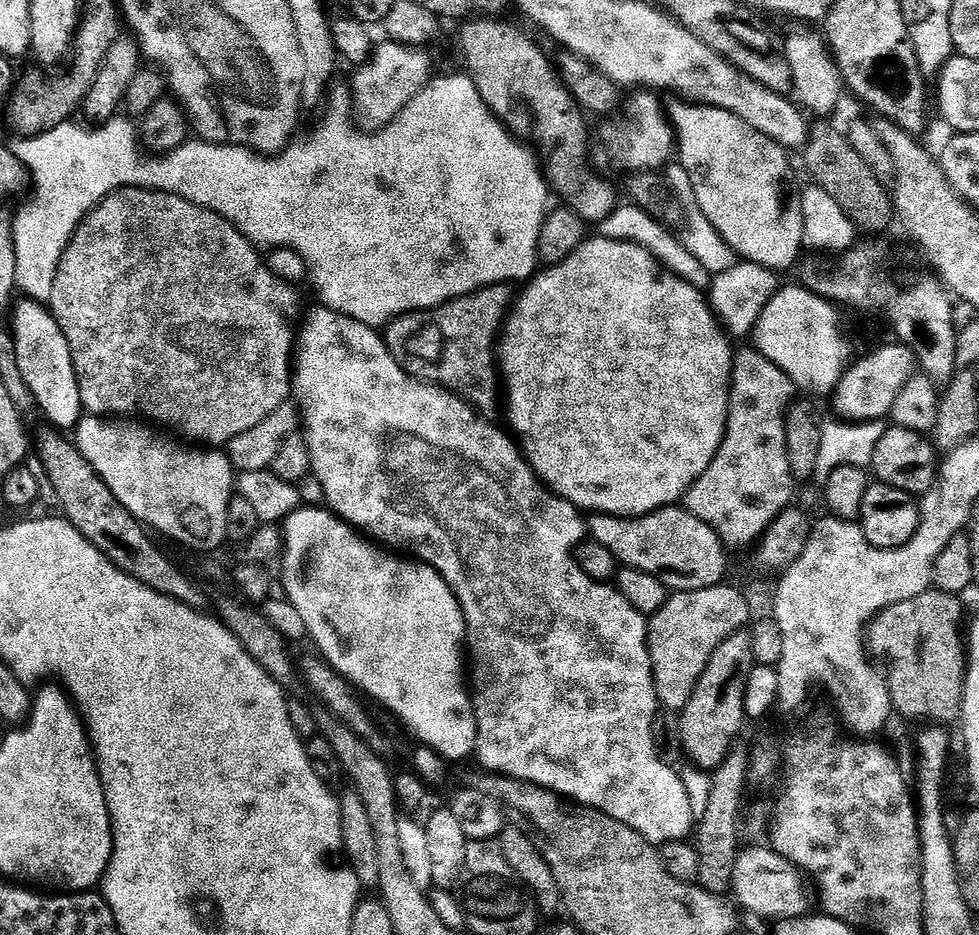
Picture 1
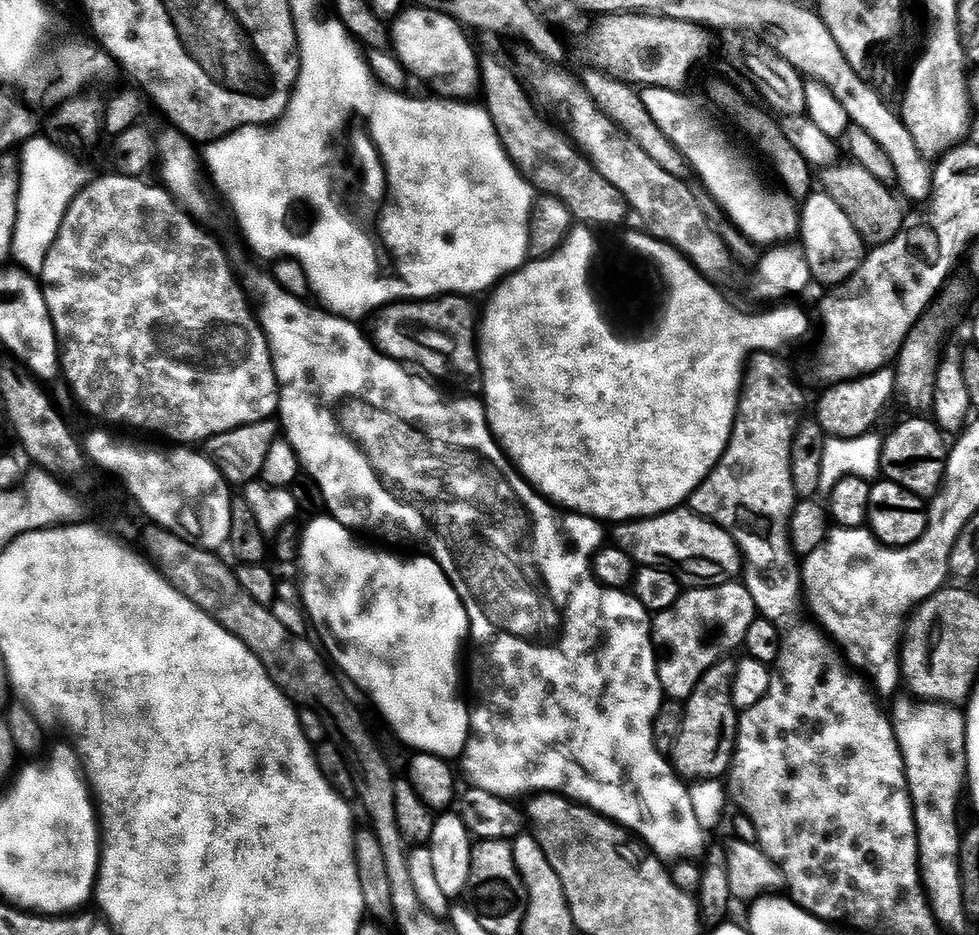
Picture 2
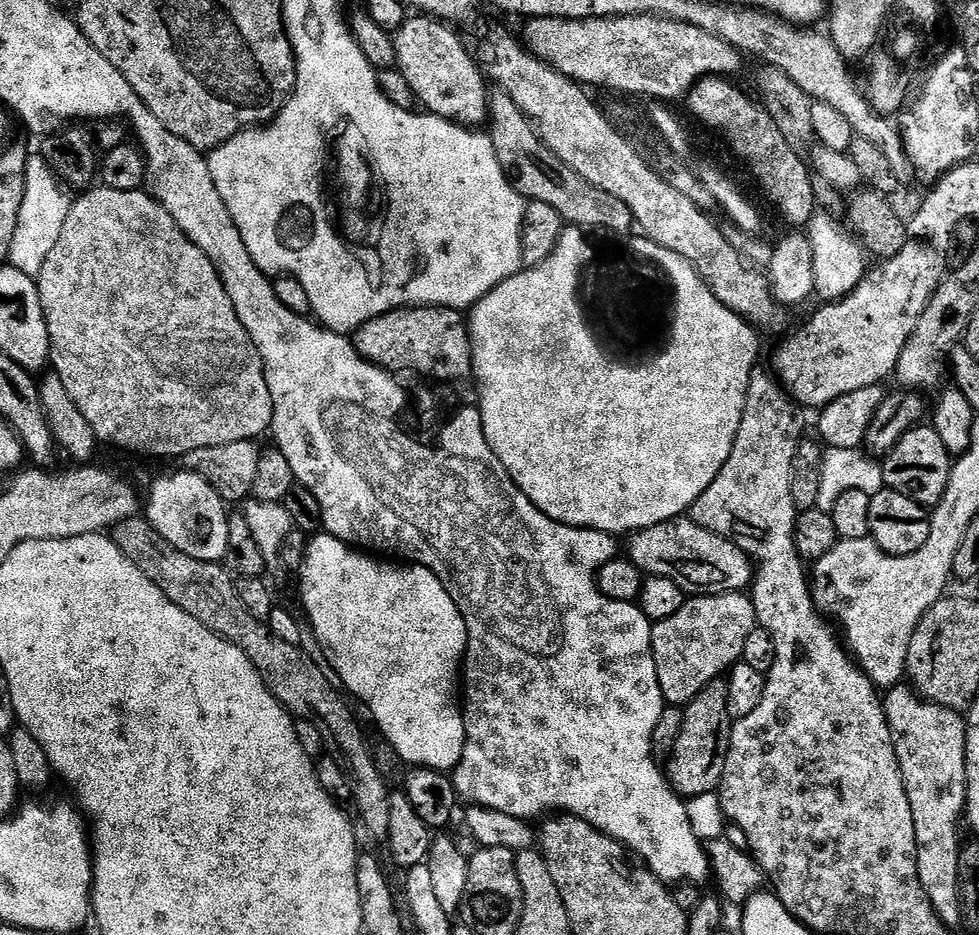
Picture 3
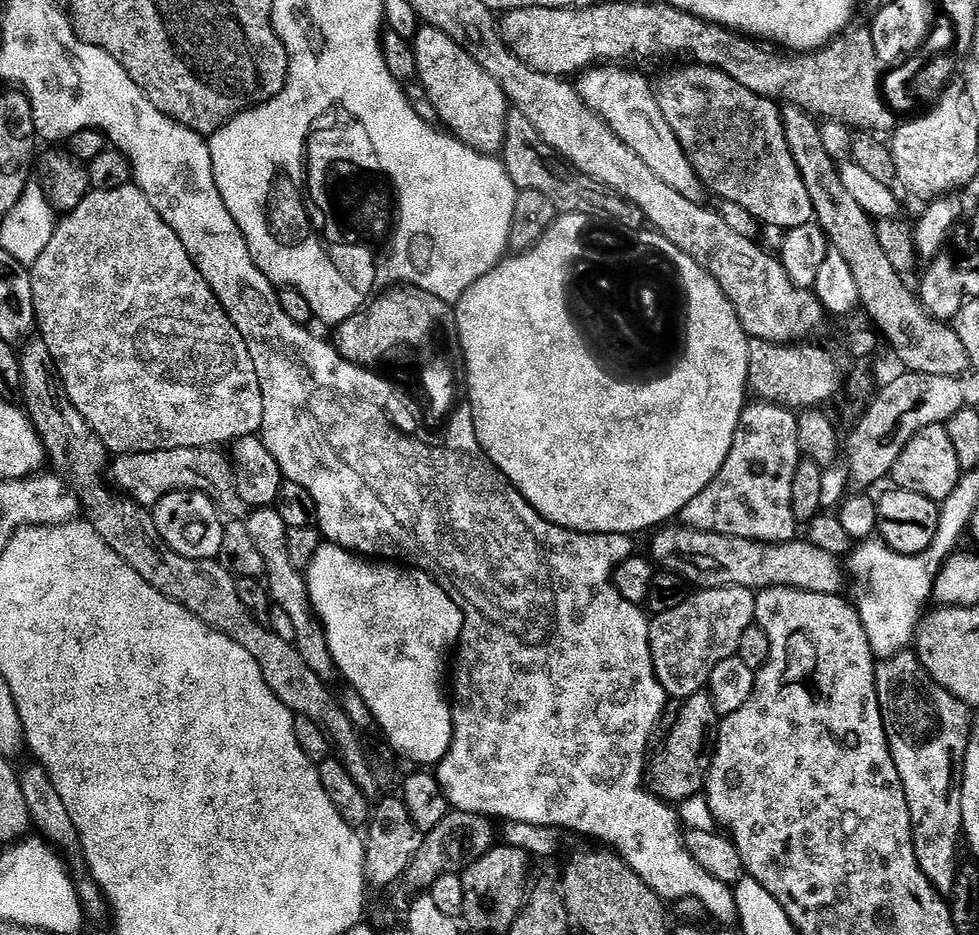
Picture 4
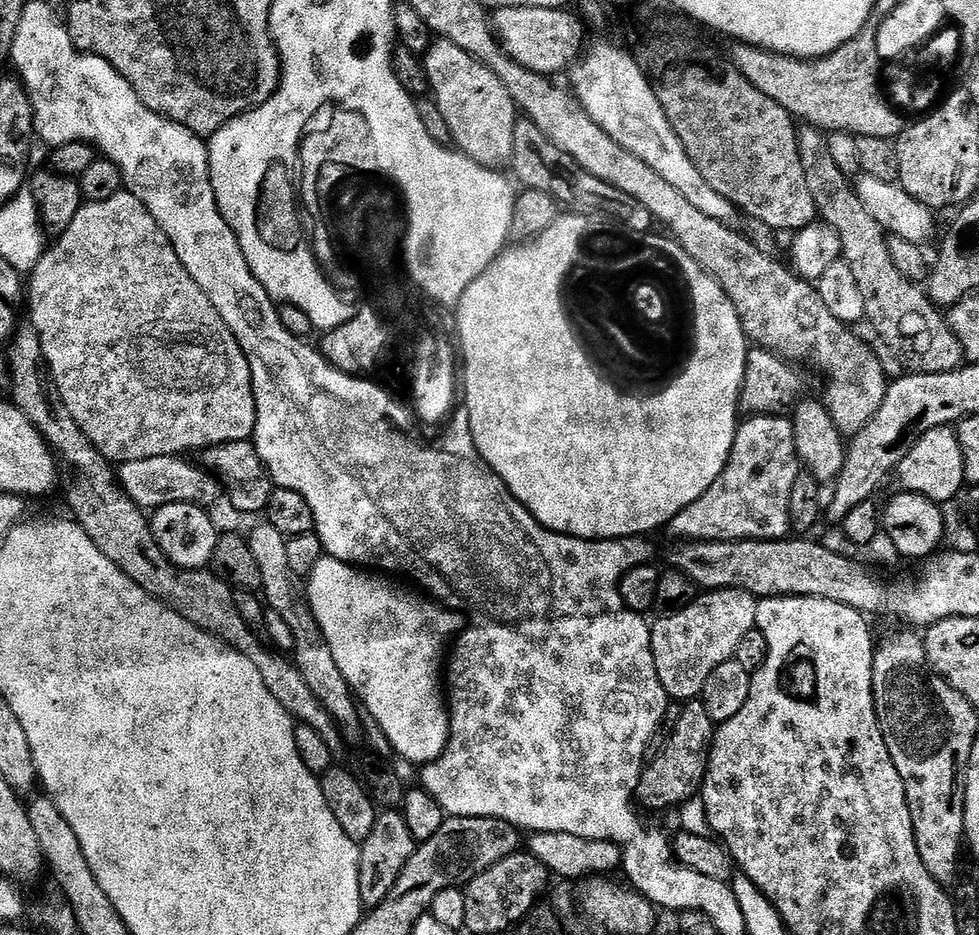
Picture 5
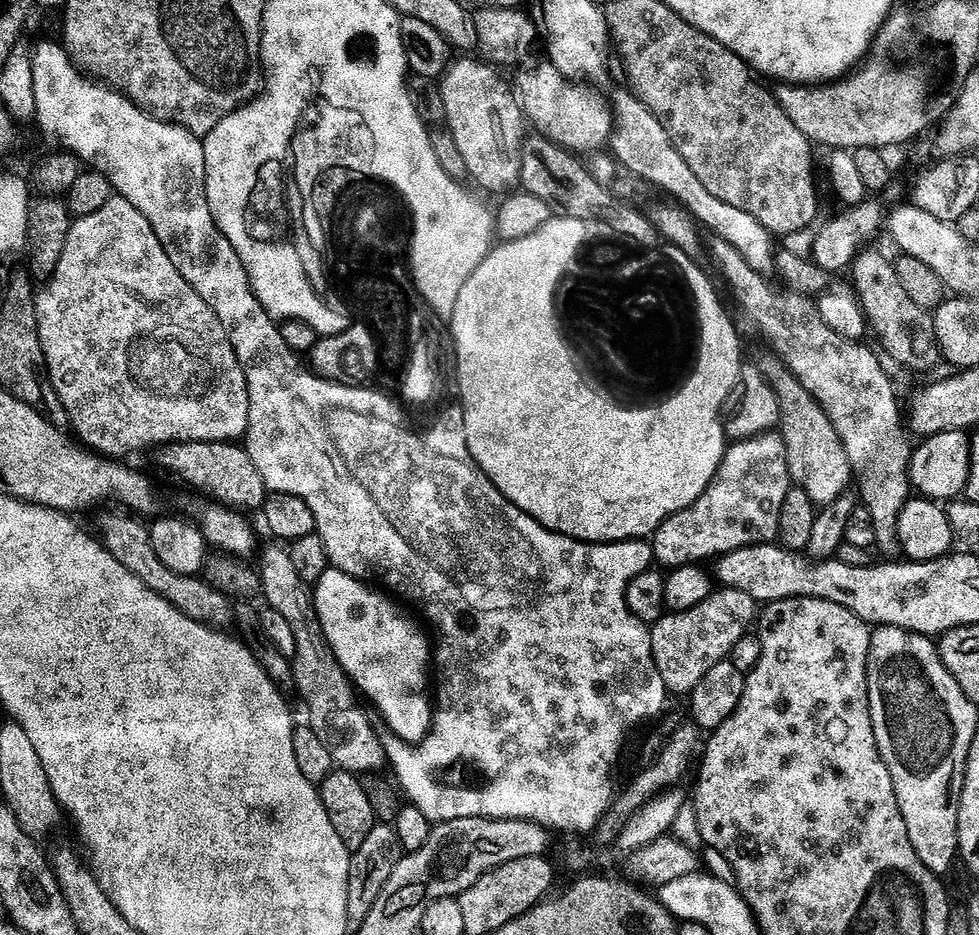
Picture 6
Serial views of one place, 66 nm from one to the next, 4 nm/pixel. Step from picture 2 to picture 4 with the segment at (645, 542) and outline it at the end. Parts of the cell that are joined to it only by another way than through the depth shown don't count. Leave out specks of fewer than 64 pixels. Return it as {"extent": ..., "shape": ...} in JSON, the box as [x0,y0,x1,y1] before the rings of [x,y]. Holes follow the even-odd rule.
{"extent":[651,526,846,596],"shape":[[[664,526],[655,533],[651,559],[663,571],[680,577],[697,589],[705,588],[800,588],[823,596],[834,596],[841,591],[846,572],[835,556],[818,550],[814,545],[797,538],[783,544],[757,544],[713,532],[700,532],[696,528]]]}

